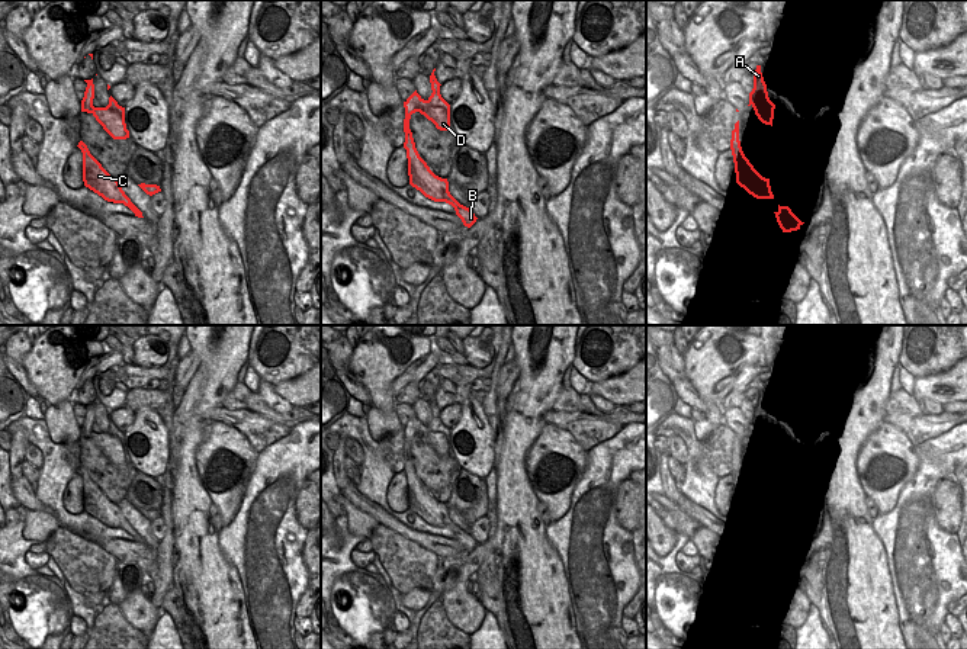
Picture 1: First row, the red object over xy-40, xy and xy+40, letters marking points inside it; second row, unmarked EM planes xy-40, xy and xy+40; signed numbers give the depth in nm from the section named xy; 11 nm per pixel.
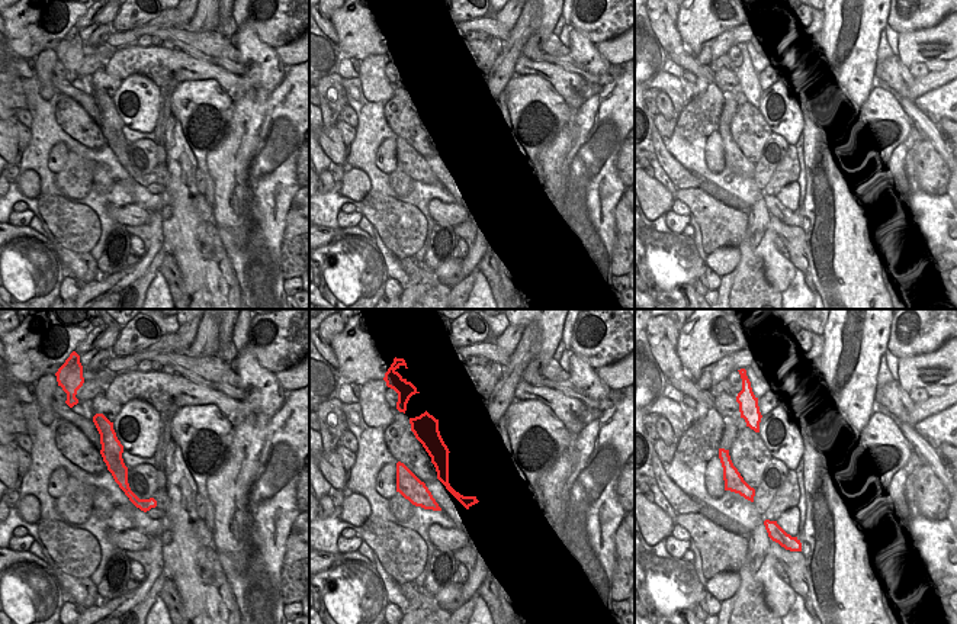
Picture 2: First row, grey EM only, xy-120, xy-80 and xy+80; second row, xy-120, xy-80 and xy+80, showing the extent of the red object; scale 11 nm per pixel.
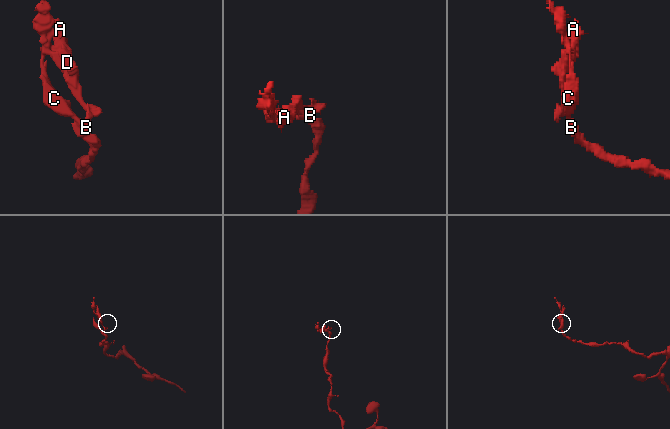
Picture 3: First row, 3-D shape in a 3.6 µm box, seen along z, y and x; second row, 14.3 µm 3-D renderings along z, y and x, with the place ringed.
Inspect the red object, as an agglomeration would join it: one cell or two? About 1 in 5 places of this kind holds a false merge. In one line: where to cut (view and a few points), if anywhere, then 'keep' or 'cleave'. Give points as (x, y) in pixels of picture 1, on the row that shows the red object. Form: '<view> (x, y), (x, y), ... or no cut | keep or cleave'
xy (429, 100), (427, 108), (414, 111) | cleave

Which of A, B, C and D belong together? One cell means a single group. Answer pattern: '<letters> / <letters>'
A D / B C

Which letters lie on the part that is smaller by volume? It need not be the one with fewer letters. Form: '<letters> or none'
A, D

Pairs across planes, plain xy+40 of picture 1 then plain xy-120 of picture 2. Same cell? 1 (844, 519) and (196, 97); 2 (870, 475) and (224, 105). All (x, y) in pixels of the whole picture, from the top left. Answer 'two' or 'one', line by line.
1: two
2: one

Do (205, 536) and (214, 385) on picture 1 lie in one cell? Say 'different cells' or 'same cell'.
same cell

